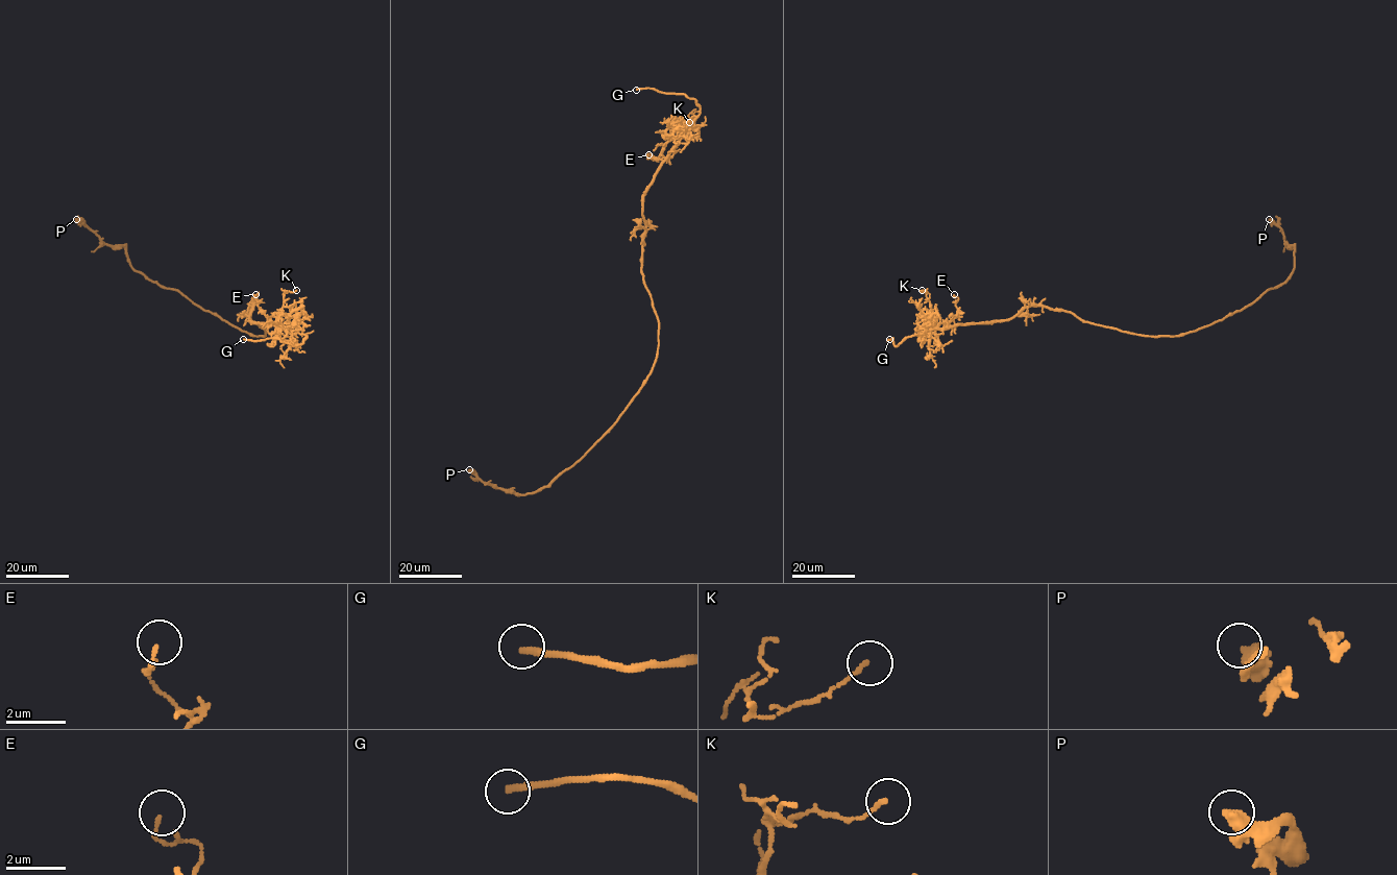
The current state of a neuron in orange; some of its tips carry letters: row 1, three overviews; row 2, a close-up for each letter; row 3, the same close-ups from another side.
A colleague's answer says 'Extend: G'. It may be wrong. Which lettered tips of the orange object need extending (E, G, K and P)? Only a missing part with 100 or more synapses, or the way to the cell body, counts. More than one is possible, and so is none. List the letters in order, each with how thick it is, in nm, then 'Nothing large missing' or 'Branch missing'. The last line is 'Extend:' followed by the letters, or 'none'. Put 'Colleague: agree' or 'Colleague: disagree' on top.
Colleague: agree
E: Thickness 100 nm. Nothing large missing
G: Thickness 240 nm. Branch missing
K: Thickness 120 nm. Nothing large missing
P: Thickness 360 nm. Nothing large missing
Extend: G

